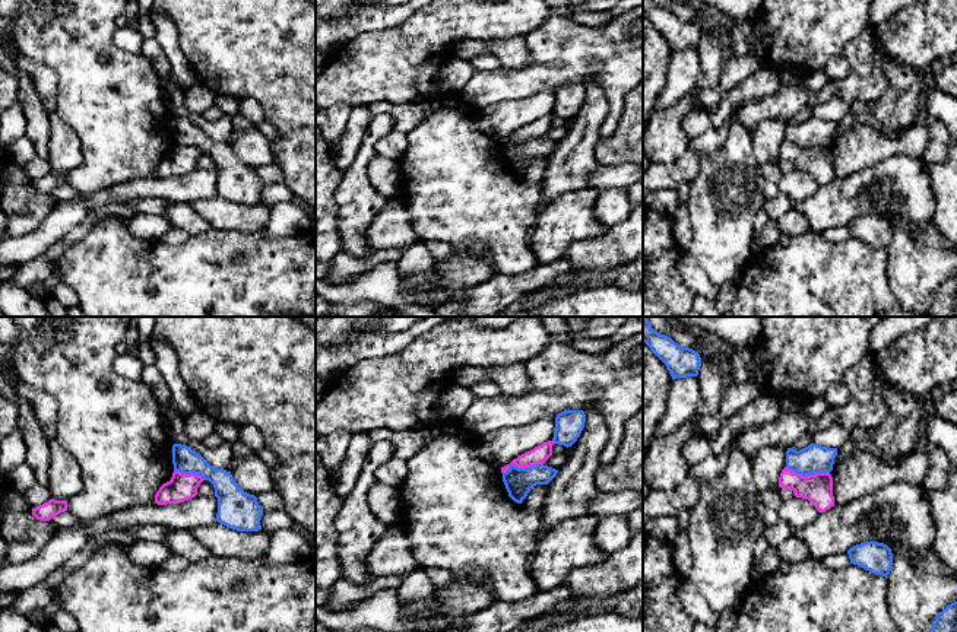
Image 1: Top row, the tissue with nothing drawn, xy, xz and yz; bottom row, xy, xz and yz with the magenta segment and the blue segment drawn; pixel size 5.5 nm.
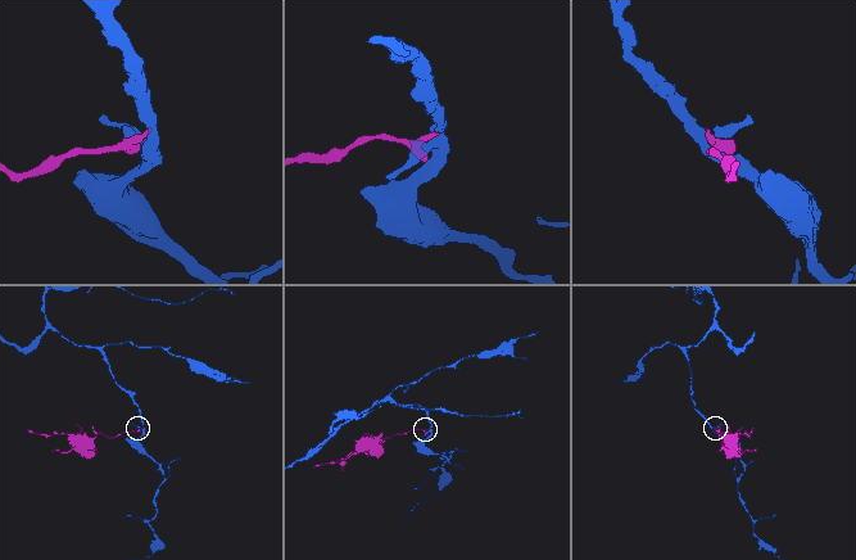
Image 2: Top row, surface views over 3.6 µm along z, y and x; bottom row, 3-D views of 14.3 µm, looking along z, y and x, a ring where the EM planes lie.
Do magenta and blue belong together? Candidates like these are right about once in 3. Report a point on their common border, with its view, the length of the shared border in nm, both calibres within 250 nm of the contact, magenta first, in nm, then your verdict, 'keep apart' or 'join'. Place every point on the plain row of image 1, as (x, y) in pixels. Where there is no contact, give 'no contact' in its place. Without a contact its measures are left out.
contact xz (522, 140); length 240 nm; calibres 100 and 150 nm; keep apart

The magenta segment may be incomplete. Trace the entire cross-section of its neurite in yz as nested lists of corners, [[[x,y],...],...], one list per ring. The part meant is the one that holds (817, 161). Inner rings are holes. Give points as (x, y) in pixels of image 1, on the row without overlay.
[[[785,140],[779,150],[779,161],[790,162],[796,171],[808,172],[818,185],[826,185],[834,180],[830,146],[802,149]]]

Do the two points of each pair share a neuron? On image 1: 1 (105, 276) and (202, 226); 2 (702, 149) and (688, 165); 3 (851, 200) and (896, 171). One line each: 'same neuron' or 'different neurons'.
1: different neurons
2: same neuron
3: same neuron

